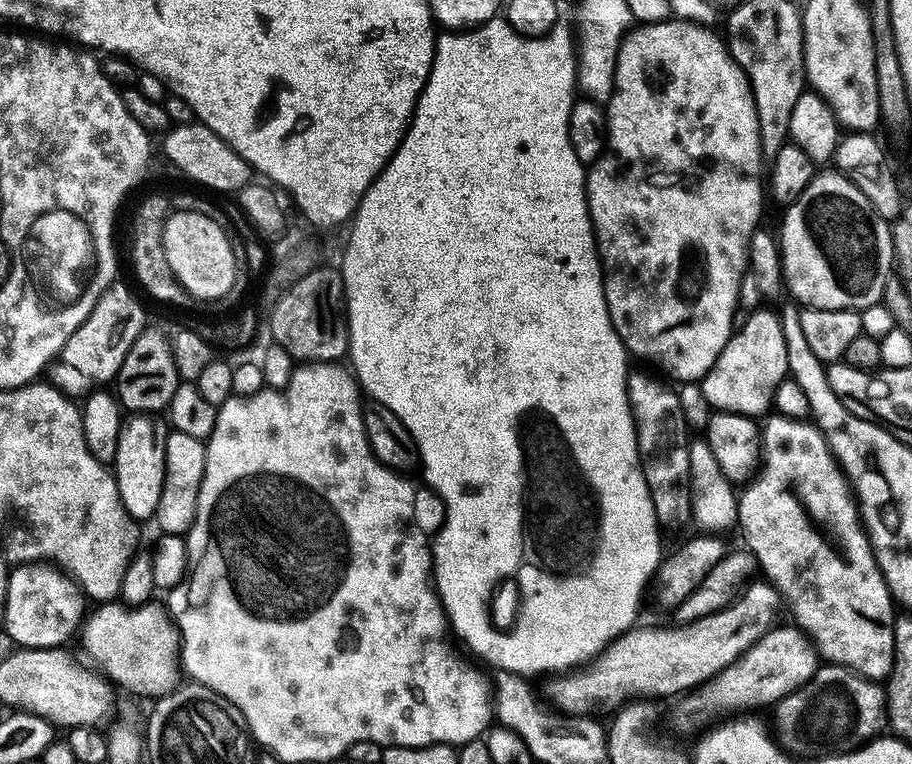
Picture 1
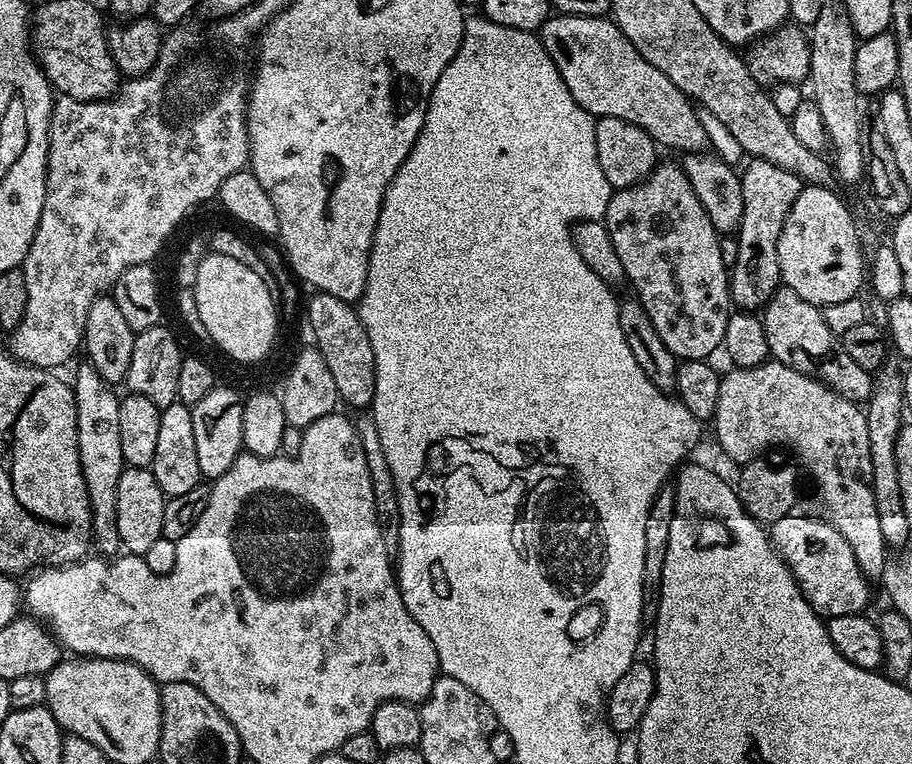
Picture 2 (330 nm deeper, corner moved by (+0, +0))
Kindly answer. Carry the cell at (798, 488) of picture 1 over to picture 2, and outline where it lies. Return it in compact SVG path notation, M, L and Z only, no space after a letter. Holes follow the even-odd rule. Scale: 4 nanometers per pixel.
M771 358L753 368L733 367L729 371L728 373L726 371L723 373L720 381L718 406L716 407L716 415L714 417L716 440L720 443L721 450L724 451L730 459L737 460L737 465L743 466L747 464L749 460L763 457L765 455L764 451L766 451L771 444L776 448L789 448L789 450L800 459L801 466L812 475L812 480L816 483L816 504L820 507L819 515L827 520L830 526L834 526L834 530L838 530L838 534L842 534L842 538L846 538L846 542L850 542L850 550L854 550L854 558L865 576L869 578L880 578L883 574L884 565L890 560L890 549L887 542L882 538L882 526L878 522L878 513L874 506L874 490L871 489L869 431L867 429L865 409L861 407L857 401L847 400L839 396L838 393L830 391L827 386L820 383L816 376L807 376L805 372L799 372L790 366L782 366L782 362Z

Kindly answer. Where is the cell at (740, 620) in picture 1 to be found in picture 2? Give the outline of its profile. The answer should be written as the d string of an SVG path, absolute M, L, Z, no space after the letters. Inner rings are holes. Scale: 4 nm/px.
M793 514L778 518L778 522L774 522L770 526L772 545L775 546L777 554L788 564L806 602L810 602L810 606L816 611L817 616L831 618L838 615L863 613L868 599L872 596L871 590L868 589L869 577L865 576L858 566L858 562L854 558L854 550L850 550L850 542L846 542L846 538L842 538L842 534L838 534L838 530L834 530L834 526L830 526L827 520L813 516Z

